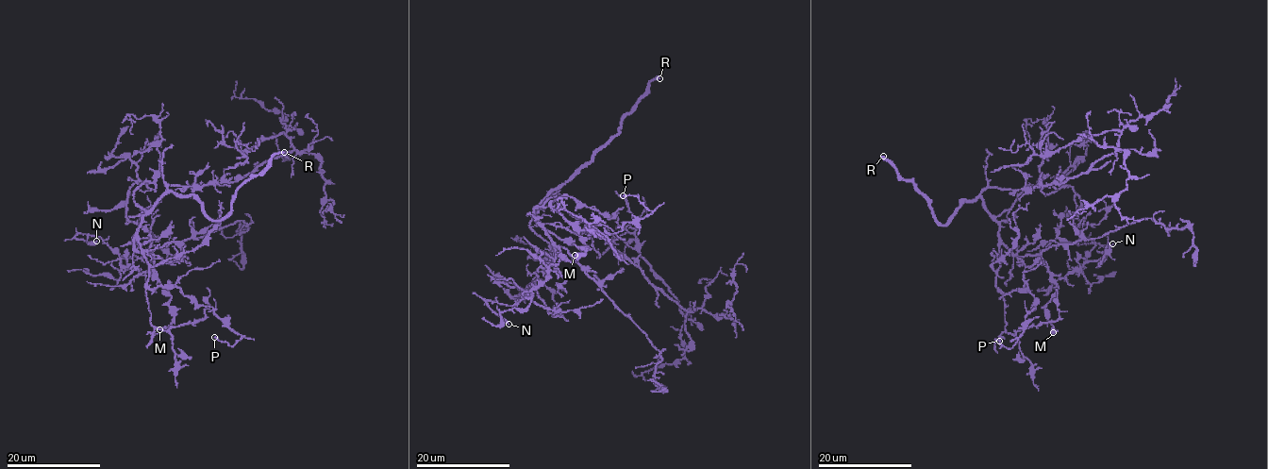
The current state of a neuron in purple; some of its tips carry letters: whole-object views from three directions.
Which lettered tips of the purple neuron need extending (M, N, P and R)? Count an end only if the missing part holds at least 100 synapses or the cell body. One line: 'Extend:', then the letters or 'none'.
Extend: R

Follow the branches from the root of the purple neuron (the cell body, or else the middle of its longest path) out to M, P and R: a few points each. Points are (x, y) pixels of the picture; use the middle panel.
M: (556, 193), (558, 187), (534, 209), (535, 221), (570, 261), (581, 254), (579, 247), (586, 249), (575, 255)
P: (556, 193), (558, 187), (536, 207), (551, 201), (592, 235), (616, 234), (652, 213), (636, 196), (623, 195)
R: (556, 193), (557, 189), (618, 132), (621, 122), (633, 108), (646, 86), (659, 78)

